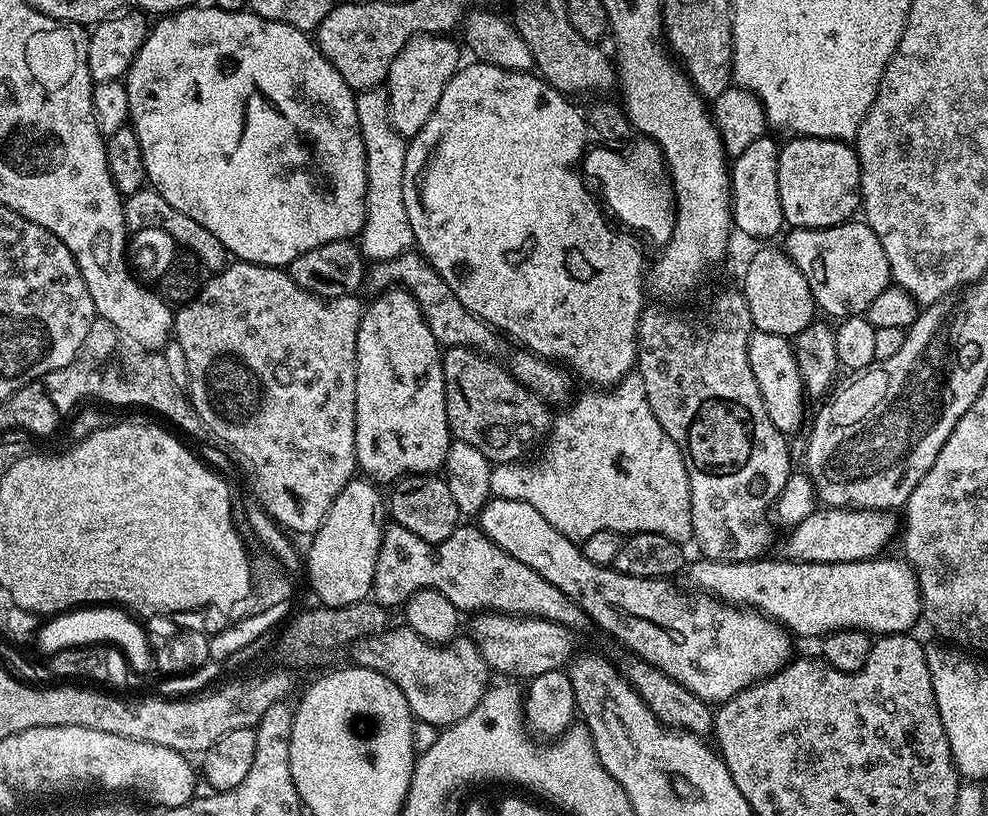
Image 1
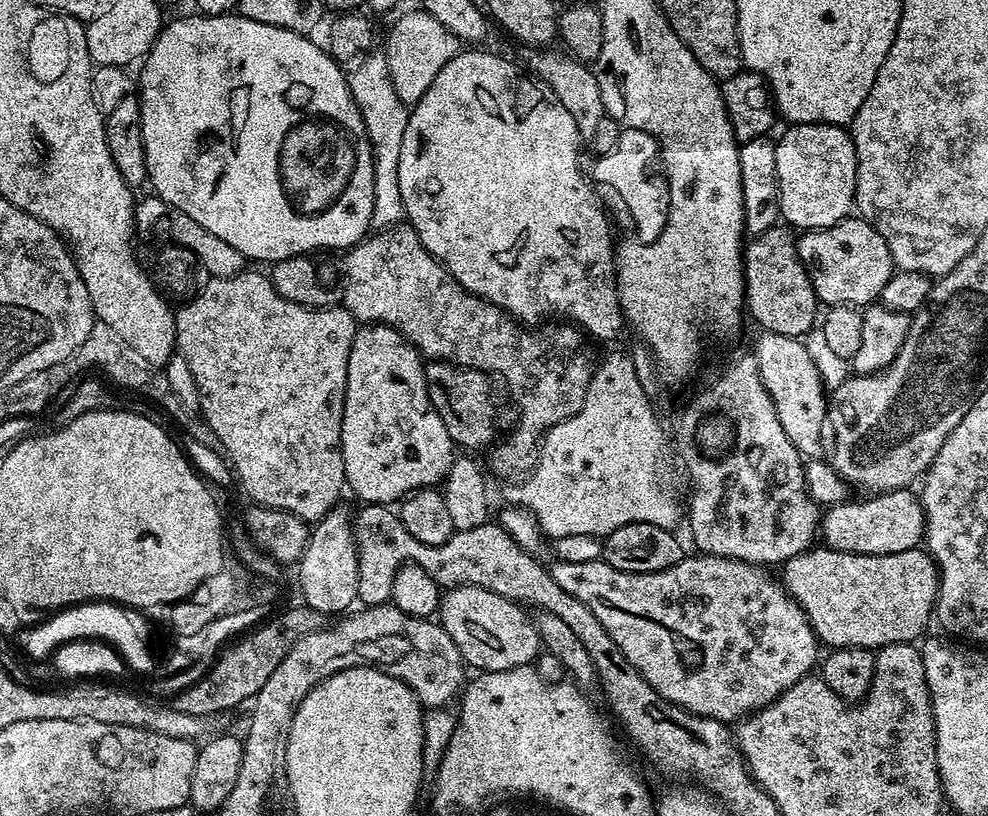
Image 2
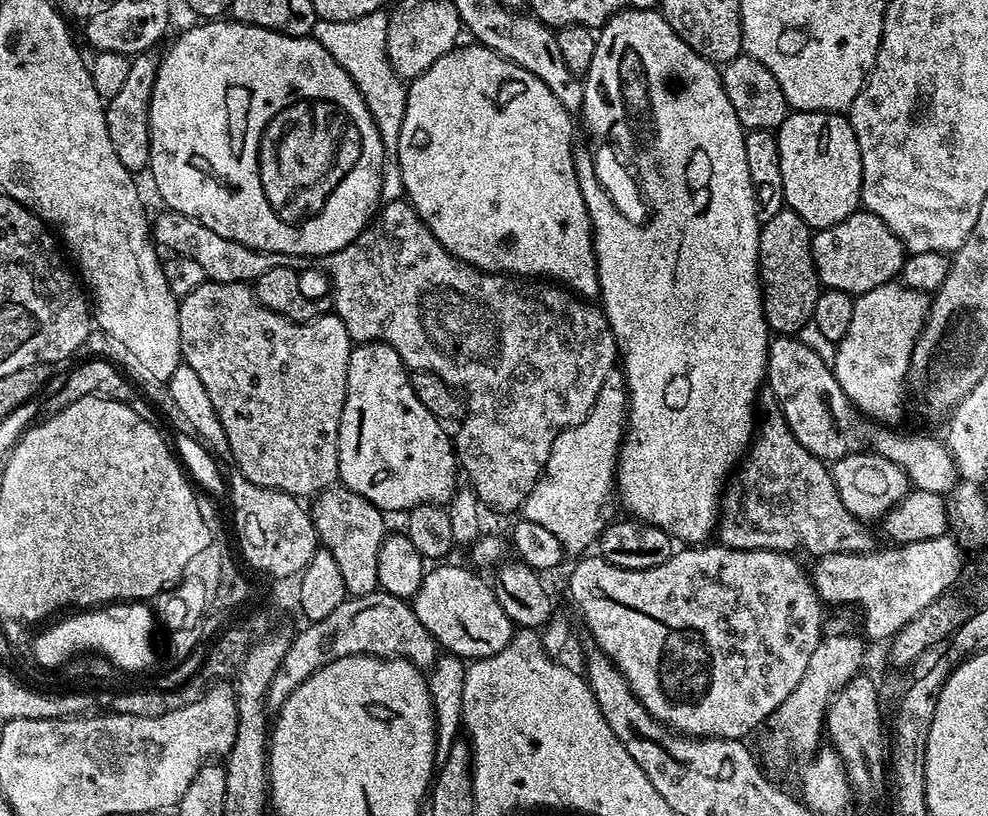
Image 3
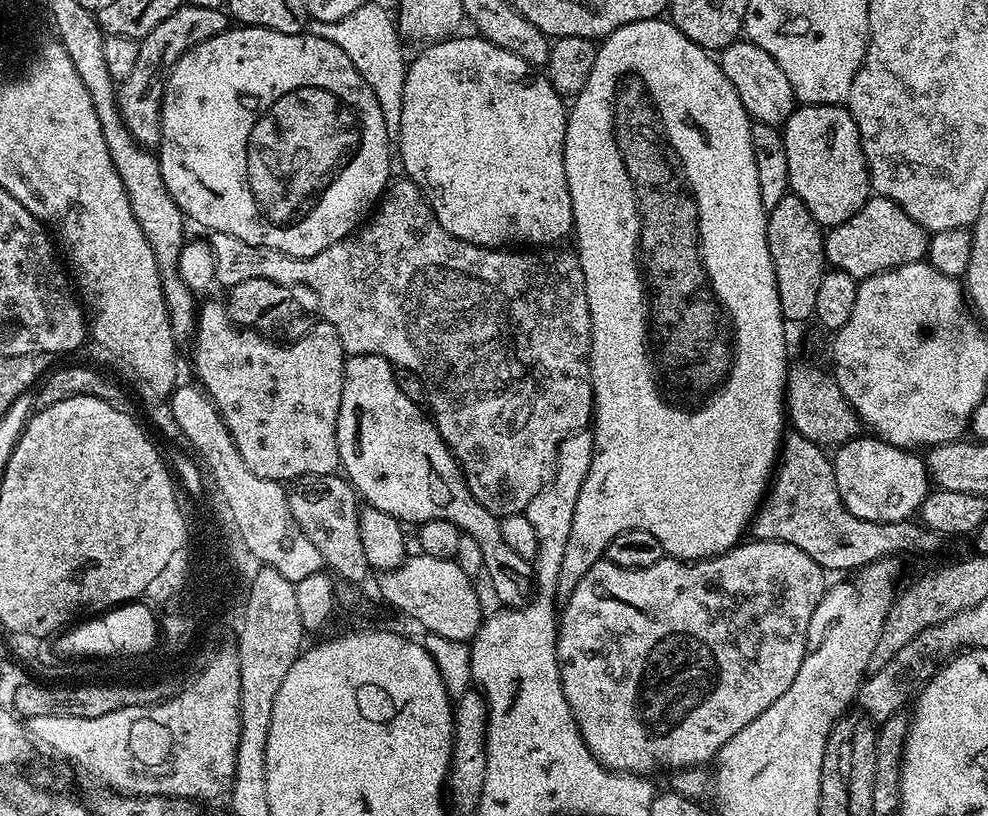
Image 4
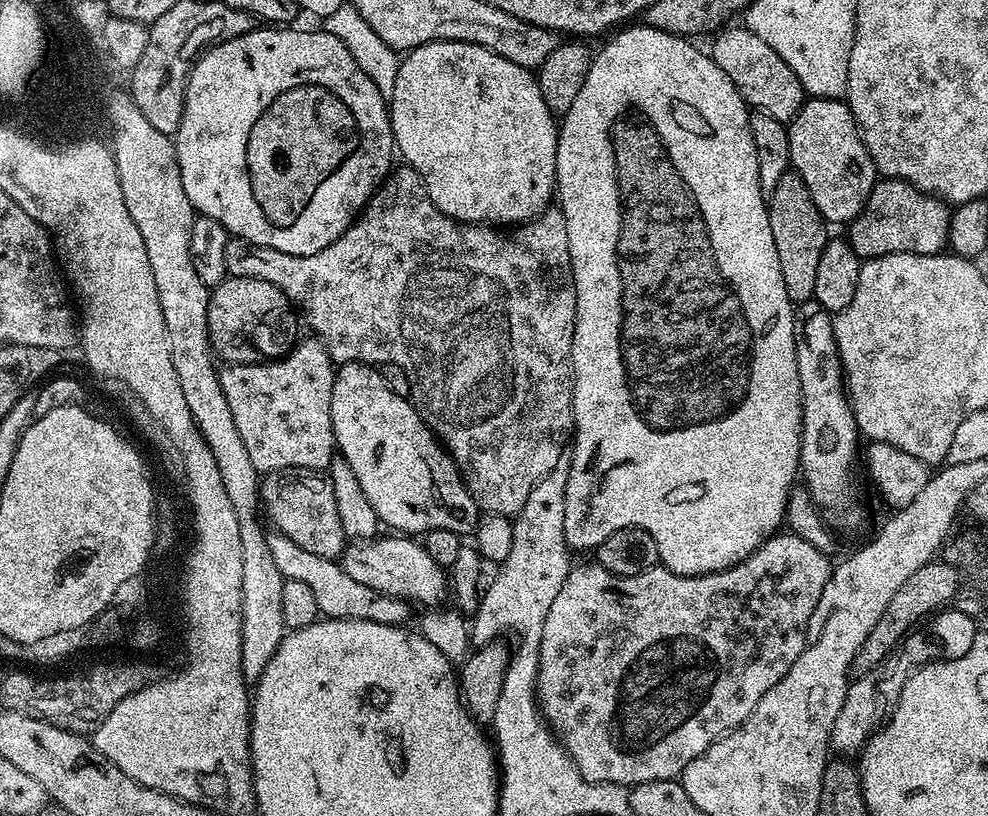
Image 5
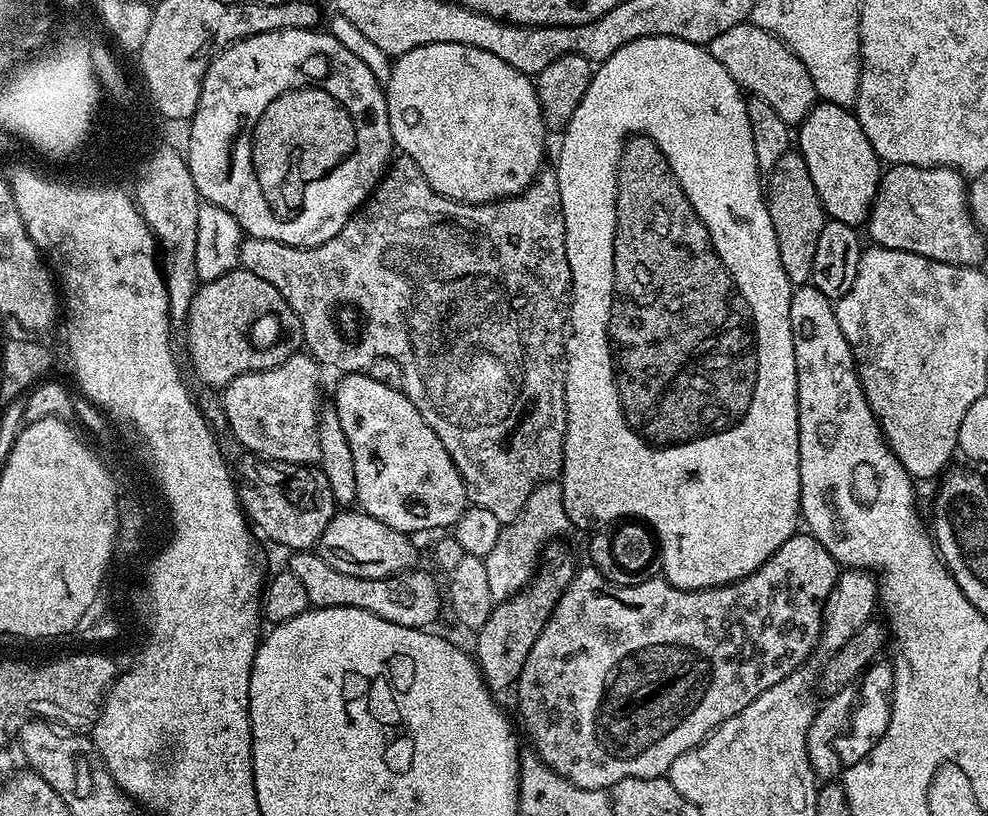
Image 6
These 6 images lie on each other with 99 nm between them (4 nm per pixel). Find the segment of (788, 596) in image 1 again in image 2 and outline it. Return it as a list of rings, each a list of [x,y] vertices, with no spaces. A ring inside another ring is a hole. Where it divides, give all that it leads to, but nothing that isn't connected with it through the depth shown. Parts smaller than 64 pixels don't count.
[[[813,546],[782,565],[782,583],[798,602],[821,645],[834,648],[879,650],[888,644],[910,644],[925,635],[924,627],[933,619],[936,588],[940,578],[936,563],[923,547],[902,550],[902,554],[850,554],[833,548]]]

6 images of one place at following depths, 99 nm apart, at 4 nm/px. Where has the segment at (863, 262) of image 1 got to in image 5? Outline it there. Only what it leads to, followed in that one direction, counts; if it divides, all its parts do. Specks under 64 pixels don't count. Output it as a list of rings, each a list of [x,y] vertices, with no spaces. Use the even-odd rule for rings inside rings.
[[[877,179],[872,187],[870,198],[866,206],[852,219],[846,228],[848,245],[858,254],[861,261],[873,260],[886,254],[918,254],[919,256],[935,256],[945,251],[948,243],[948,218],[950,215],[949,205],[943,200],[937,200],[935,196],[929,196],[919,192],[912,184],[905,180]]]

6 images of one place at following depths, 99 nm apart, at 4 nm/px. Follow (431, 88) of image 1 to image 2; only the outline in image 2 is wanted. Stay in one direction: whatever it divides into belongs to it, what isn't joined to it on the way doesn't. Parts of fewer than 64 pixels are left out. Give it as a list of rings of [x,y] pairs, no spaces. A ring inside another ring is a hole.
[[[423,10],[402,13],[388,32],[388,45],[382,48],[394,91],[407,106],[416,104],[422,94],[430,90],[430,82],[438,78],[438,70],[442,70],[442,66],[446,66],[446,62],[450,62],[450,58],[461,51],[462,41],[450,34],[450,30],[446,30],[446,26],[438,22],[438,18]]]

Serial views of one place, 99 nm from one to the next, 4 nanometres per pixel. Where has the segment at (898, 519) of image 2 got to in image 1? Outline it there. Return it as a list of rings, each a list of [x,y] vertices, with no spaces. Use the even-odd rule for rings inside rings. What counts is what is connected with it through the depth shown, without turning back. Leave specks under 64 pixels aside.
[[[823,506],[817,507],[814,512],[809,514],[808,517],[804,518],[802,521],[798,522],[797,524],[793,525],[790,528],[788,533],[789,536],[785,538],[784,541],[780,544],[780,552],[779,555],[781,557],[790,559],[790,560],[797,560],[798,562],[810,562],[813,564],[814,562],[854,562],[855,560],[870,560],[881,555],[880,552],[884,548],[884,543],[887,540],[892,540],[895,538],[897,539],[898,536],[898,520],[896,520],[891,511],[888,510],[866,510],[865,508],[825,508]]]

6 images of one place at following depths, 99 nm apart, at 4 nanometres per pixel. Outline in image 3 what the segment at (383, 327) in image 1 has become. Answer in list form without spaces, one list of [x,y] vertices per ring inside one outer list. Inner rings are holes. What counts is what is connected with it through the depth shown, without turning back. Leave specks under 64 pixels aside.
[[[381,340],[356,344],[346,362],[346,402],[338,430],[339,483],[385,513],[407,513],[419,504],[447,505],[458,487],[458,461],[453,437],[445,425],[414,394],[410,370],[394,346]]]

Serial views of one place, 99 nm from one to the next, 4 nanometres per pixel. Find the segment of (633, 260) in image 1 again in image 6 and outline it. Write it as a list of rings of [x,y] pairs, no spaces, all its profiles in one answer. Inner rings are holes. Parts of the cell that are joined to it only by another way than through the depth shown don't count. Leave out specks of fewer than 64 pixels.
[[[450,42],[418,46],[406,54],[395,57],[391,63],[392,73],[386,85],[386,95],[388,97],[388,117],[390,118],[392,143],[403,155],[414,161],[418,170],[422,170],[426,182],[430,182],[430,186],[438,194],[463,204],[488,204],[492,200],[504,200],[507,196],[517,196],[519,192],[527,190],[532,181],[540,175],[545,167],[544,135],[546,135],[546,129],[533,77],[523,76],[521,72],[514,70],[514,66],[502,62],[502,58],[498,58],[486,50],[478,50],[474,46],[466,46],[465,44],[451,44]]]

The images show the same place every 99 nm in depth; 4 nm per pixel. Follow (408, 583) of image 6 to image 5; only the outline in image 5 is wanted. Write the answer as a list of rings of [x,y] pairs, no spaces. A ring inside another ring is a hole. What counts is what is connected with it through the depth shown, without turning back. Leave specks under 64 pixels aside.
[[[275,530],[268,532],[268,545],[270,555],[274,558],[274,563],[278,565],[278,570],[284,575],[285,580],[302,582],[310,586],[314,593],[314,598],[318,601],[320,616],[329,620],[365,620],[366,622],[378,622],[379,624],[394,624],[397,626],[407,625],[409,601],[400,600],[396,596],[387,596],[378,590],[370,590],[370,586],[362,586],[362,582],[354,582],[350,574],[344,572],[343,567],[336,560],[327,560],[318,554],[310,554],[310,550],[302,550],[302,546],[297,546],[295,542],[290,542],[281,532]]]

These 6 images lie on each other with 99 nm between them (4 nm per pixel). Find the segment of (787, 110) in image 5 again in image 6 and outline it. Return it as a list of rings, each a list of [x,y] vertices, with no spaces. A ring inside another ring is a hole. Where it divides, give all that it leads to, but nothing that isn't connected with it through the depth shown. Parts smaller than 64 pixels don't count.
[[[745,22],[734,26],[718,34],[718,38],[714,38],[706,47],[710,55],[726,66],[730,78],[734,78],[745,93],[770,102],[782,122],[799,126],[807,118],[808,111],[816,107],[818,97],[806,66],[778,36],[762,30],[757,24]]]

